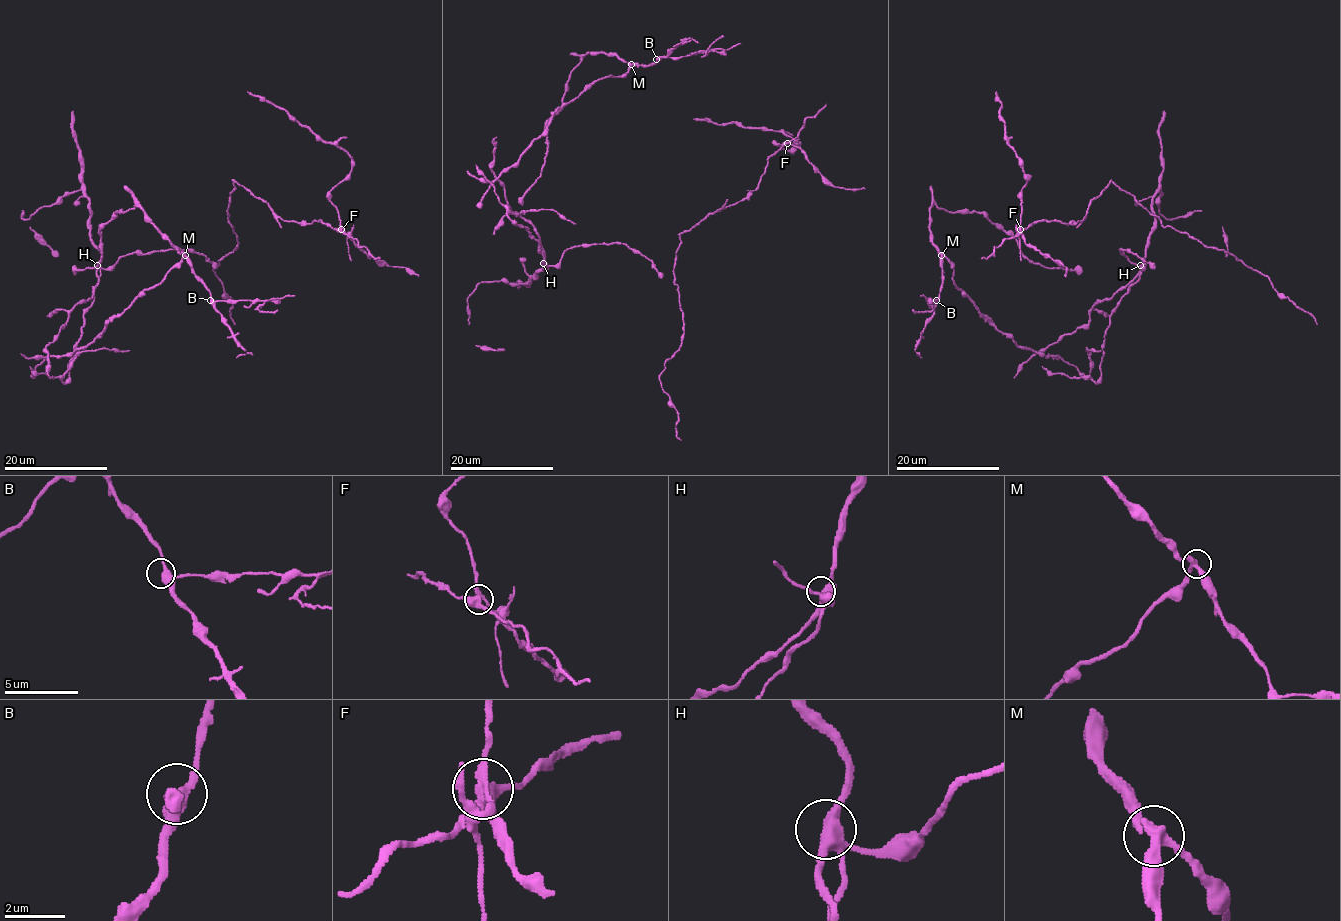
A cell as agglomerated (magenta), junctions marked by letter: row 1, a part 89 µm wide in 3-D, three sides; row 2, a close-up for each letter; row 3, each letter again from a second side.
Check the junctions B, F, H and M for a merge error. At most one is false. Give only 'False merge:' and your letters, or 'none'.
False merge: F

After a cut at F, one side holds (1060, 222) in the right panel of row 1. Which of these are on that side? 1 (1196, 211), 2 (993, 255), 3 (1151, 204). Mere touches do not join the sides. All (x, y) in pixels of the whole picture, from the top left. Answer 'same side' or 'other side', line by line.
1: other side
2: same side
3: other side

